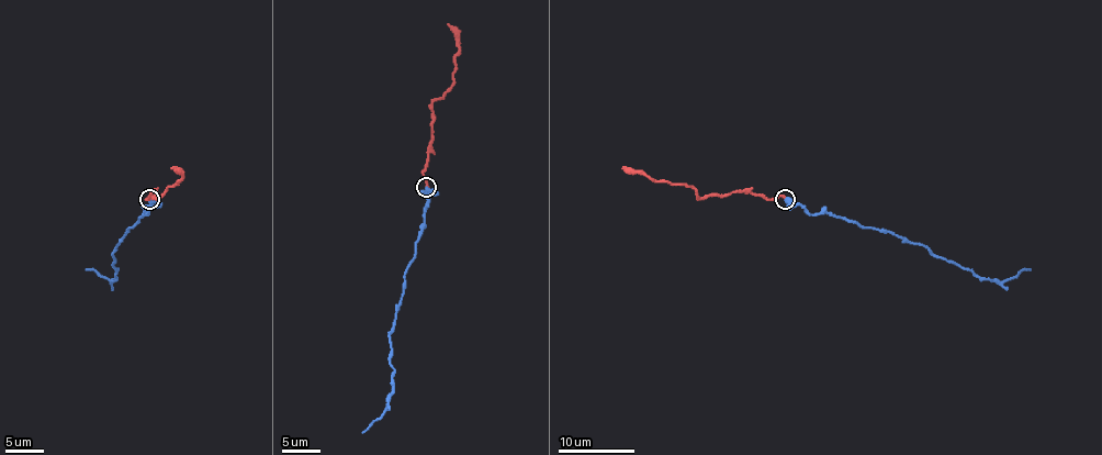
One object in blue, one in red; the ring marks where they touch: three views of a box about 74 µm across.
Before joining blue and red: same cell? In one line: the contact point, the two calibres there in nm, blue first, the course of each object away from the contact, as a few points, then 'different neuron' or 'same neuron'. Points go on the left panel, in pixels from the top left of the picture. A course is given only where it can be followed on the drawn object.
place (149, 199); calibres 360 and 170 nm; course blue (150, 198), (146, 213), (127, 229), (112, 254), (116, 279), (86, 269); course red (150, 198), (146, 198), (154, 191), (156, 198), (179, 181), (181, 174), (171, 168); same neuron

